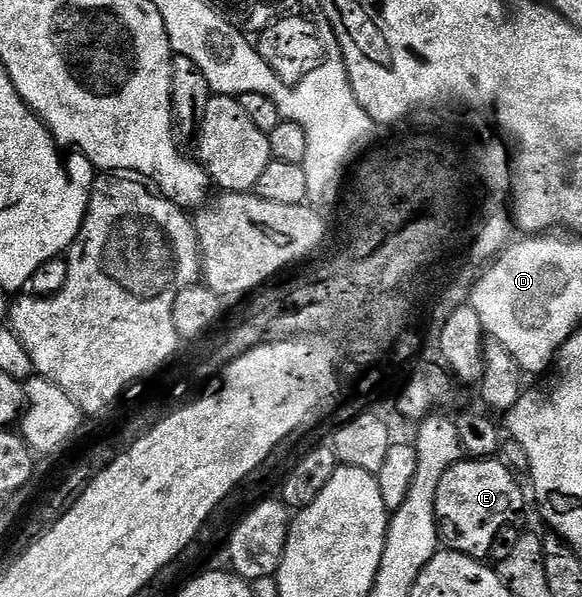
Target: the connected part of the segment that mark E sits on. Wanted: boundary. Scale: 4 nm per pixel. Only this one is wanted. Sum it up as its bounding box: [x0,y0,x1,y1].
[435,462,519,561]

